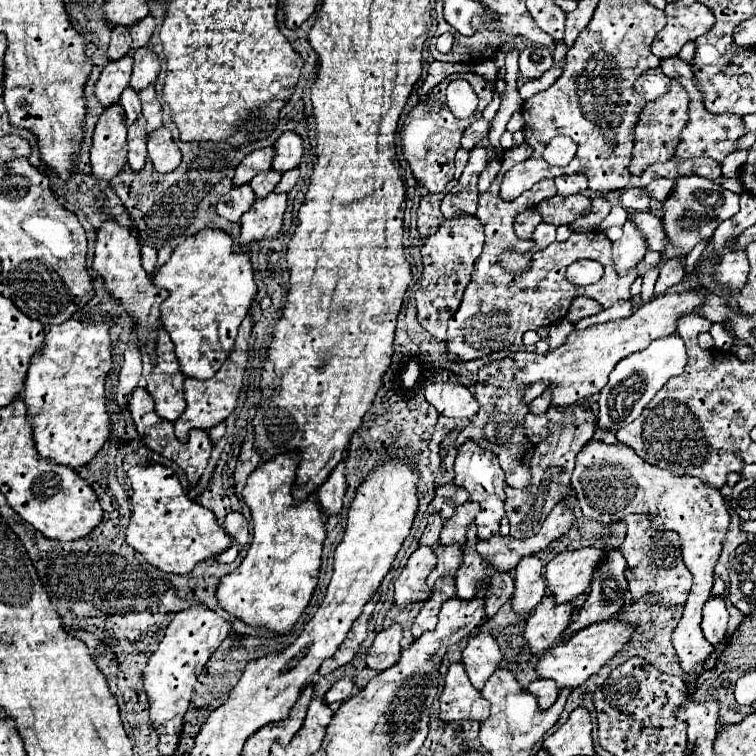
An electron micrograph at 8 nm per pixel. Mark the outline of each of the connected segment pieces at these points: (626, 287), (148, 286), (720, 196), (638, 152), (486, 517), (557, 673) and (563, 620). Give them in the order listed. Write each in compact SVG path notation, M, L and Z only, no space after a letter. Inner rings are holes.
M522 143L514 149L504 151L502 167L498 171L496 181L486 193L480 193L478 201L478 211L476 217L484 225L486 233L486 243L482 255L474 263L474 273L472 281L468 283L462 303L458 311L452 315L448 321L448 359L458 359L458 361L472 361L480 357L488 357L492 353L506 351L508 347L520 347L522 345L522 335L528 329L540 329L540 327L550 327L550 323L556 323L558 319L564 319L568 313L568 307L576 295L586 295L596 299L604 309L616 303L618 299L630 299L630 285L638 277L636 271L628 271L626 275L618 275L612 267L612 243L610 239L600 233L600 231L582 231L582 233L572 233L568 241L554 241L546 249L538 249L532 253L534 267L526 271L526 275L506 275L502 267L498 265L498 255L506 247L518 247L518 249L532 249L534 241L532 239L520 239L514 233L514 219L518 213L524 209L534 207L546 197L556 195L556 185L552 179L544 179L536 183L532 189L524 191L524 195L516 197L514 201L504 201L500 197L500 183L504 175L516 165L526 159L530 159L532 151L528 143ZM578 259L594 259L600 261L604 267L604 275L598 283L578 287L568 283L566 279L566 267Z
M108 219L98 229L96 239L96 255L94 255L94 271L98 271L104 281L106 289L112 293L112 297L120 299L124 309L134 317L138 325L138 341L146 343L146 351L154 351L154 331L160 327L160 303L168 297L166 289L160 289L154 285L152 277L142 267L142 255L140 255L140 239L136 229L126 227L118 223L116 219Z
M700 175L676 177L672 193L668 195L668 199L662 201L662 215L660 215L662 223L664 223L664 233L666 233L666 249L664 249L664 253L660 257L660 263L644 275L640 303L646 303L646 301L652 299L656 279L658 279L660 269L666 263L666 259L672 259L674 255L686 255L686 253L690 253L694 249L696 243L708 241L714 235L716 227L724 219L736 215L738 209L740 209L738 207L738 195L728 191L728 189L722 189L720 185L712 183L710 179L700 177Z
M672 79L668 93L658 97L656 101L646 103L644 111L640 113L640 121L636 125L636 143L634 143L630 173L640 175L650 163L668 161L670 157L674 157L674 147L678 143L678 135L686 125L686 121L688 121L688 95L682 83L678 79Z
M466 441L460 449L458 449L458 457L454 463L454 483L462 489L466 489L470 493L470 501L480 503L480 513L476 515L476 527L478 527L478 539L480 541L488 541L492 535L496 535L500 531L500 521L506 515L504 511L504 471L498 465L498 459L494 453L482 451L478 445L474 445L474 441Z
M616 619L584 627L576 631L568 641L560 641L548 653L544 653L542 659L536 663L536 673L542 679L554 679L560 689L574 689L582 685L590 675L598 673L598 669L610 657L614 657L616 651L622 649L622 645L630 639L630 635L632 635L632 629Z
M544 597L524 623L524 639L530 653L538 655L562 639L564 629L572 619L572 605L556 605L554 599Z

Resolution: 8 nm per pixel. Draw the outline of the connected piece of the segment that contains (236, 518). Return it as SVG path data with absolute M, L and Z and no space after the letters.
M230 511L230 515L226 515L222 527L226 529L226 533L230 533L240 543L240 547L246 545L246 541L248 541L248 521L240 511Z

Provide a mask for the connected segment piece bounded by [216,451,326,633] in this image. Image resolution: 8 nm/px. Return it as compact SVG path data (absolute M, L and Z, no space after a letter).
M298 451L282 453L282 455L276 455L274 459L260 463L248 475L242 497L248 503L250 513L252 513L252 523L254 523L252 543L248 547L244 561L230 575L222 577L222 583L218 585L218 591L216 591L218 603L228 613L236 615L248 625L268 627L276 633L288 633L298 621L298 617L302 615L304 607L310 603L312 591L316 589L316 583L318 583L318 571L322 563L322 545L326 539L326 521L324 521L324 513L316 497L310 495L306 501L298 501L296 505L292 505L294 501L292 485L296 479L296 469L298 469L300 459L302 455Z

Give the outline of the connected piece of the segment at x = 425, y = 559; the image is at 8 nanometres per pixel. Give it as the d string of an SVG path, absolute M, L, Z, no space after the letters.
M418 547L406 567L402 569L400 577L394 583L394 605L406 607L416 601L426 601L430 597L430 591L426 587L426 577L434 569L436 555L430 547Z

